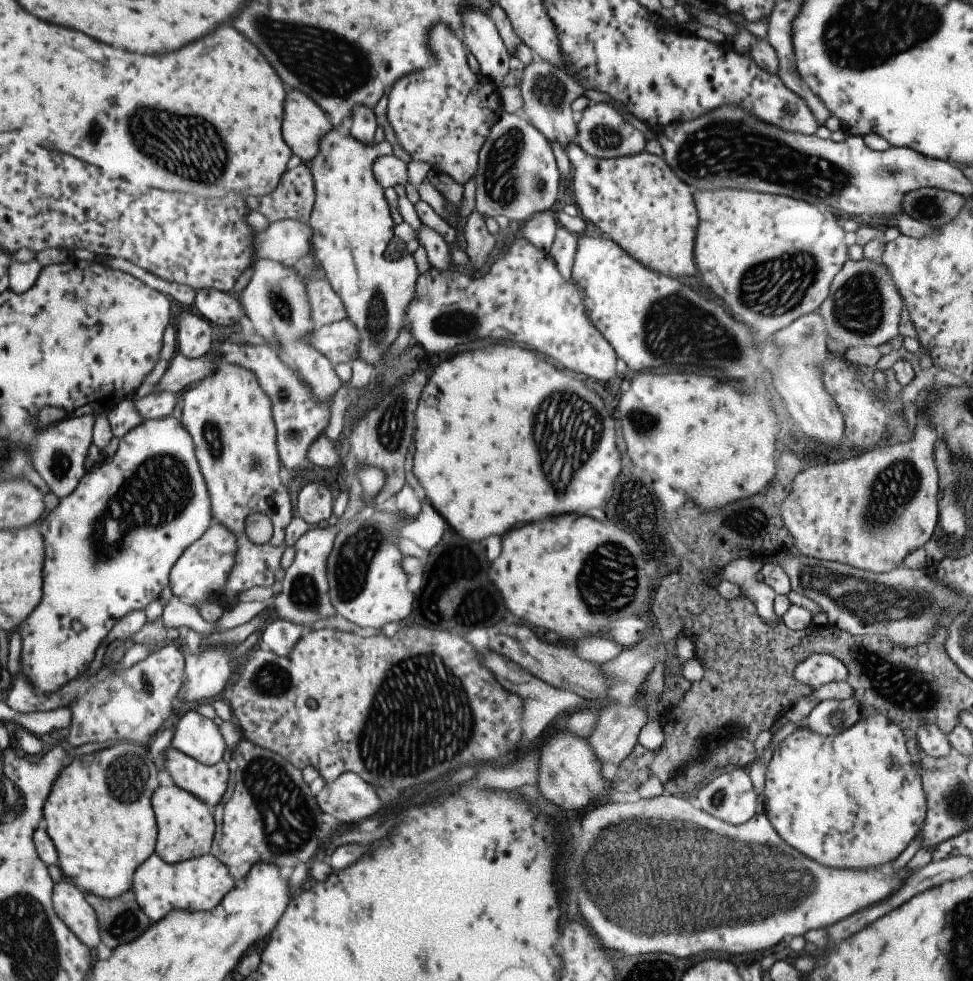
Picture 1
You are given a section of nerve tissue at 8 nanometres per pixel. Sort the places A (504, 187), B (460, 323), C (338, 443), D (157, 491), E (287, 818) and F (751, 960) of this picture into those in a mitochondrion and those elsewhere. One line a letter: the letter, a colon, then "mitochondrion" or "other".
A: mitochondrion
B: mitochondrion
C: other
D: mitochondrion
E: mitochondrion
F: other

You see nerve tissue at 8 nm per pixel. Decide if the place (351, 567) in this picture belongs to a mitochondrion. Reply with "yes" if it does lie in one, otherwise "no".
yes

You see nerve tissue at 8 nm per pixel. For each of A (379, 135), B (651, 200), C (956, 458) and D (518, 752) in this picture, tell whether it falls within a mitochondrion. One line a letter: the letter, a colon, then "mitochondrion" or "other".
A: other
B: other
C: other
D: other

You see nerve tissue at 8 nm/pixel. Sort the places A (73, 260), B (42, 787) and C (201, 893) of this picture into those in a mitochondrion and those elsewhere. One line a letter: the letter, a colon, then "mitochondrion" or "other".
A: other
B: other
C: other

